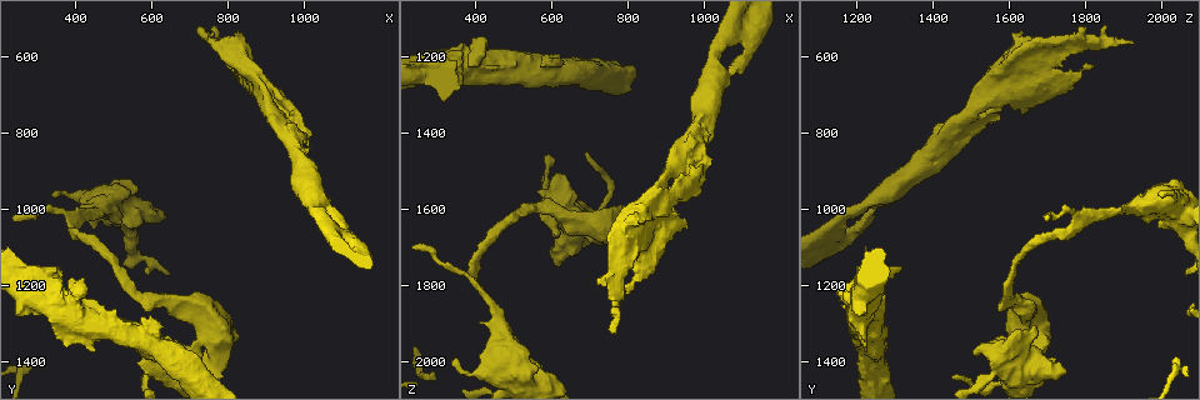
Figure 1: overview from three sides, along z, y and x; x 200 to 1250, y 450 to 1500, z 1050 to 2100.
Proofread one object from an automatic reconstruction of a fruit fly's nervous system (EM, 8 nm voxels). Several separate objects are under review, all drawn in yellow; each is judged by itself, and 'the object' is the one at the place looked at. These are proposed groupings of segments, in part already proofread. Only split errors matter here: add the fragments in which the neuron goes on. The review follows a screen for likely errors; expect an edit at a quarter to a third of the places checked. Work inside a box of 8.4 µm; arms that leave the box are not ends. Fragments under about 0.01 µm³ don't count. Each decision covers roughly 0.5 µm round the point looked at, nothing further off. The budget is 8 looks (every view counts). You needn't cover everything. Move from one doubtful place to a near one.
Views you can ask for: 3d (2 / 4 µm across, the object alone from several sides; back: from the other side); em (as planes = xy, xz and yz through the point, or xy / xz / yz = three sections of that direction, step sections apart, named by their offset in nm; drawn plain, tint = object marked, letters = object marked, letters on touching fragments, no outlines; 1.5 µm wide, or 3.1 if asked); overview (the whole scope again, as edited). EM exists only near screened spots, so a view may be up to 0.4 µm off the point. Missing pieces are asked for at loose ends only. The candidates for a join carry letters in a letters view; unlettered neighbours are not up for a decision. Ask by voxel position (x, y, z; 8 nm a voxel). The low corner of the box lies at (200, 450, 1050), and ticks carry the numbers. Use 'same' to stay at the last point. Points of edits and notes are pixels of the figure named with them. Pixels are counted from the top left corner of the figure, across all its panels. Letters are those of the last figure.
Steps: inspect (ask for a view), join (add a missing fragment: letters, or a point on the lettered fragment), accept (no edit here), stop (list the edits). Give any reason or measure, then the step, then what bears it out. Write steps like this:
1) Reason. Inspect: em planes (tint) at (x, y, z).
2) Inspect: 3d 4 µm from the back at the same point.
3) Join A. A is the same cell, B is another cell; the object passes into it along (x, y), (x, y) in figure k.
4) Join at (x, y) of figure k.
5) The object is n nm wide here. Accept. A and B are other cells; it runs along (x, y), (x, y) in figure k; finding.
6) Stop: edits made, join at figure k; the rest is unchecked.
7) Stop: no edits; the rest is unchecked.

Thick end. Inspect: em planes (letters) at (450, 1300, 1270).

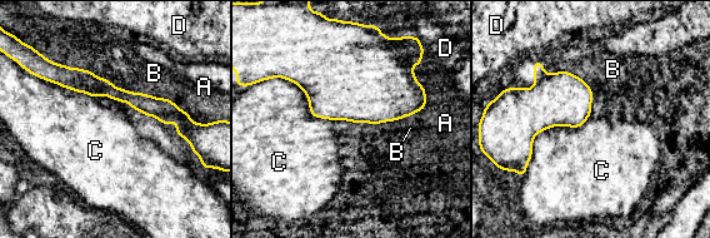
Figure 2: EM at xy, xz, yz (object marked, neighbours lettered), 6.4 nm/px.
Accept. A, B, C and D are other cells; none of them fits.

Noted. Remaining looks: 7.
Branch stops here. Inspect: 3d 4 µm at (605, 1425, 1740).

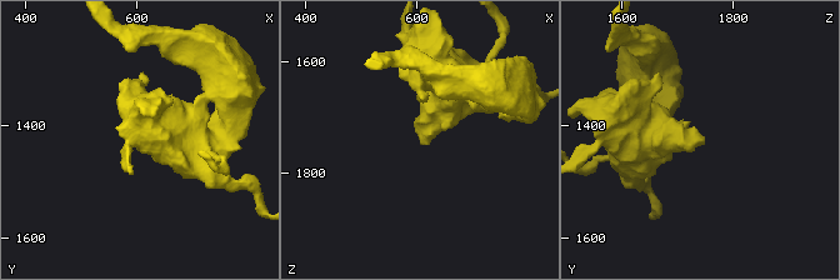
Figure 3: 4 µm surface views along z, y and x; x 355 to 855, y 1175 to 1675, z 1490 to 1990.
Shape alone is not enough. Inspect: em planes (letters) at (605, 1425, 1740).

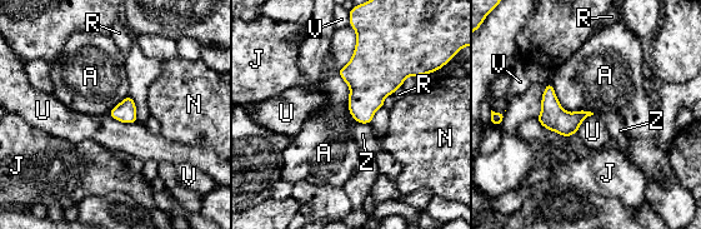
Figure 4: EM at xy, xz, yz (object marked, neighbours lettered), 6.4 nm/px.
Accept. A, J, N, R, U, V and Z are other cells; a border runs along (549, 81), (566, 110), (594, 113) in figure 4; none of them fits.

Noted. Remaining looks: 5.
Free end. Inspect: 3d 2 µm at (330, 960, 2005).

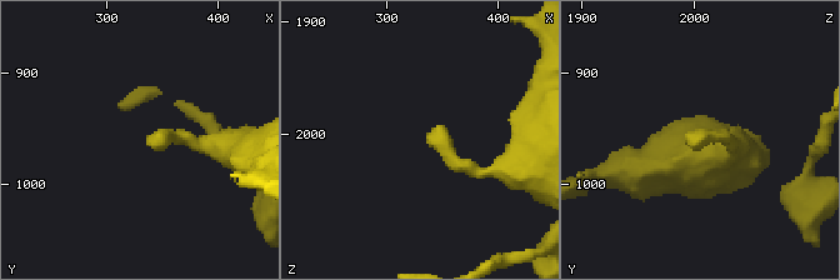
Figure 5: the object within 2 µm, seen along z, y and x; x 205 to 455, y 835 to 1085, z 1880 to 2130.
Inspect: em xy step 4 (letters) at (336, 964, 2002).

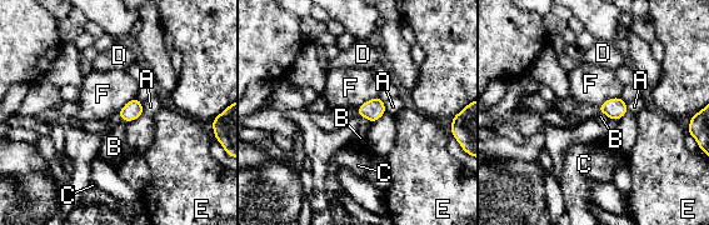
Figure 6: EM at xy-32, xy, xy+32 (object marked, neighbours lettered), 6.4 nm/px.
Inspect: em planes (letters) at the same point.

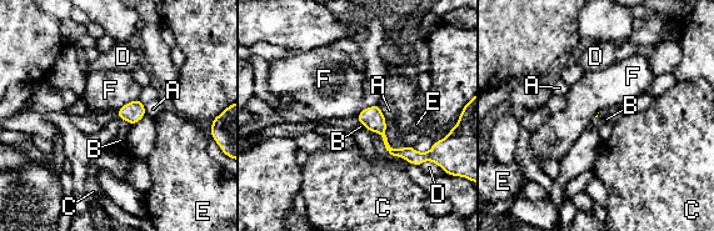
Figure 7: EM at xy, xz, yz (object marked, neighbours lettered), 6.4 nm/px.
Accept. A, B, C, D, E and F are other cells; it runs along (360, 117), (382, 132), (394, 152), (422, 156) in figure 7; none of them fits.

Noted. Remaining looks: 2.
Stop: no edits; the rest is unchecked.

